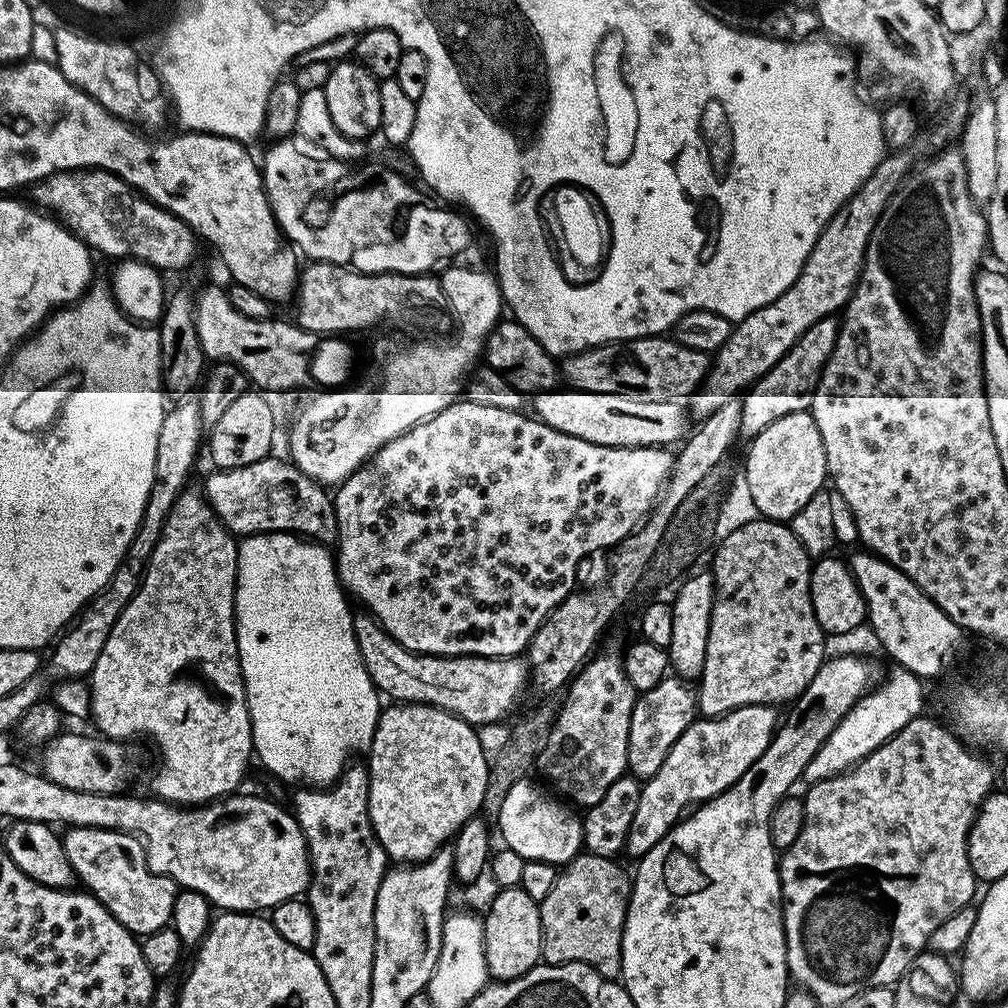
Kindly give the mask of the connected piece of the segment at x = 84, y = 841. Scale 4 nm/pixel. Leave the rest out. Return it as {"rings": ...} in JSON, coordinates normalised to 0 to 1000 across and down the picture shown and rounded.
{"rings":[[[68,820],[62,829],[65,851],[69,851],[69,859],[76,874],[80,873],[82,880],[90,885],[96,893],[125,919],[132,927],[146,927],[158,921],[168,920],[177,878],[170,869],[157,869],[149,863],[147,849],[143,846],[142,836],[130,825],[110,825],[104,821]]]}

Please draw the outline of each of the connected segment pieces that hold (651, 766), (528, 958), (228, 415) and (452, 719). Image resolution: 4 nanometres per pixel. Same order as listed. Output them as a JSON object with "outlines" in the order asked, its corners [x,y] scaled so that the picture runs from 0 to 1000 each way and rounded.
{"outlines":[[[[674,670],[660,671],[649,685],[634,688],[631,699],[625,712],[625,728],[623,729],[623,761],[622,765],[638,776],[643,774],[661,756],[661,748],[665,748],[665,740],[677,732],[677,728],[686,720],[692,710],[692,690],[683,683]]],[[[515,879],[497,881],[490,897],[479,910],[480,945],[484,967],[489,973],[499,974],[522,967],[538,952],[540,932],[536,914],[536,898]]],[[[244,387],[220,410],[216,419],[208,422],[204,433],[204,448],[210,451],[215,465],[248,462],[271,451],[270,439],[274,437],[274,409],[267,394],[258,387]]],[[[389,696],[378,705],[375,720],[371,724],[369,739],[365,741],[363,747],[363,753],[365,753],[363,755],[365,764],[365,807],[367,808],[367,815],[371,819],[371,827],[375,831],[375,835],[380,839],[381,846],[385,848],[386,854],[397,859],[404,859],[426,853],[432,845],[436,845],[451,830],[458,818],[469,813],[477,805],[479,792],[482,789],[486,750],[485,747],[480,747],[480,742],[476,739],[476,730],[472,726],[475,725],[469,719],[462,717],[458,712],[454,712],[442,704],[432,702],[430,698]]]]}

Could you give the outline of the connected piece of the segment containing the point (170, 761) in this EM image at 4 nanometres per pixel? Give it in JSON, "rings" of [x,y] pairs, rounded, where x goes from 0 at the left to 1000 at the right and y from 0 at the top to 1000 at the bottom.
{"rings":[[[193,482],[184,484],[183,489],[173,498],[173,506],[165,516],[161,526],[161,534],[157,534],[157,542],[153,542],[153,550],[147,559],[147,564],[139,583],[133,589],[129,601],[121,605],[121,613],[113,617],[113,625],[109,625],[109,633],[105,633],[105,642],[97,652],[89,668],[90,682],[90,707],[89,714],[95,717],[94,725],[100,731],[131,736],[134,730],[144,730],[155,737],[159,745],[159,763],[151,770],[151,782],[156,791],[169,798],[180,800],[201,800],[209,798],[222,791],[231,789],[234,782],[242,774],[246,766],[246,753],[252,750],[250,740],[250,717],[246,707],[246,693],[242,688],[242,674],[238,668],[238,650],[234,640],[234,545],[236,536],[231,529],[223,524],[222,519],[214,513],[214,508],[209,502],[199,485]]]}

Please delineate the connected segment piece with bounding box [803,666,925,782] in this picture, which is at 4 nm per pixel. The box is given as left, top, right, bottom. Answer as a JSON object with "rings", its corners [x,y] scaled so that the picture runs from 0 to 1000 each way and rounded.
{"rings":[[[889,661],[880,668],[879,674],[872,683],[867,684],[861,690],[856,690],[831,716],[827,728],[819,732],[819,736],[808,748],[808,752],[800,760],[797,773],[802,776],[818,774],[824,770],[832,770],[841,765],[853,754],[859,753],[871,740],[875,740],[895,720],[899,720],[907,711],[914,709],[917,702],[917,683],[914,672],[908,671],[903,665]]]}

